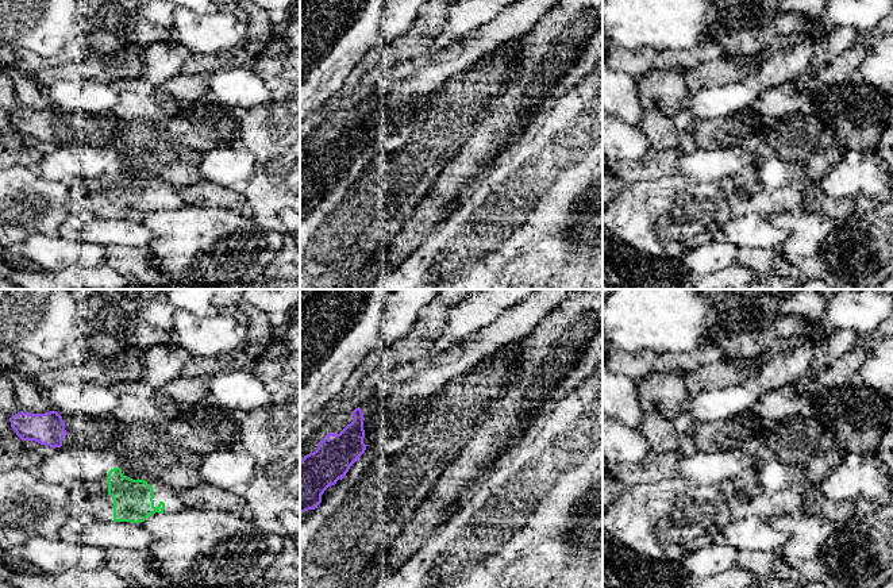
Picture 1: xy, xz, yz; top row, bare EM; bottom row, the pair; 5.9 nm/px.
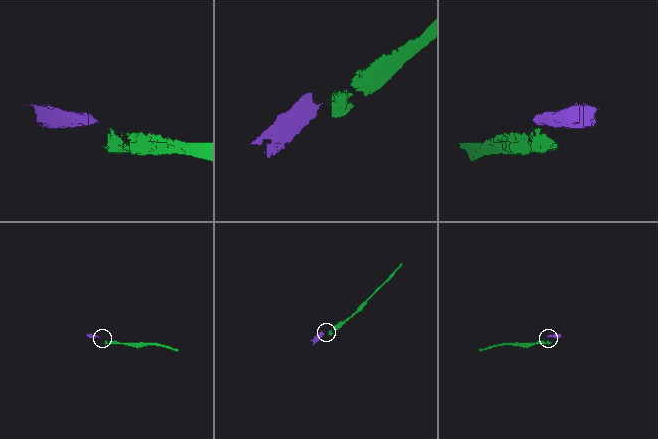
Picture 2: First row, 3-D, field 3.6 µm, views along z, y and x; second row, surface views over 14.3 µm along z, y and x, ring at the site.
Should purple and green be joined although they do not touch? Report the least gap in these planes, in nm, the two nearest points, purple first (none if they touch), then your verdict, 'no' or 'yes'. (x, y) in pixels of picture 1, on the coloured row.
320 nm | xy (61, 445), (108, 472) | no

